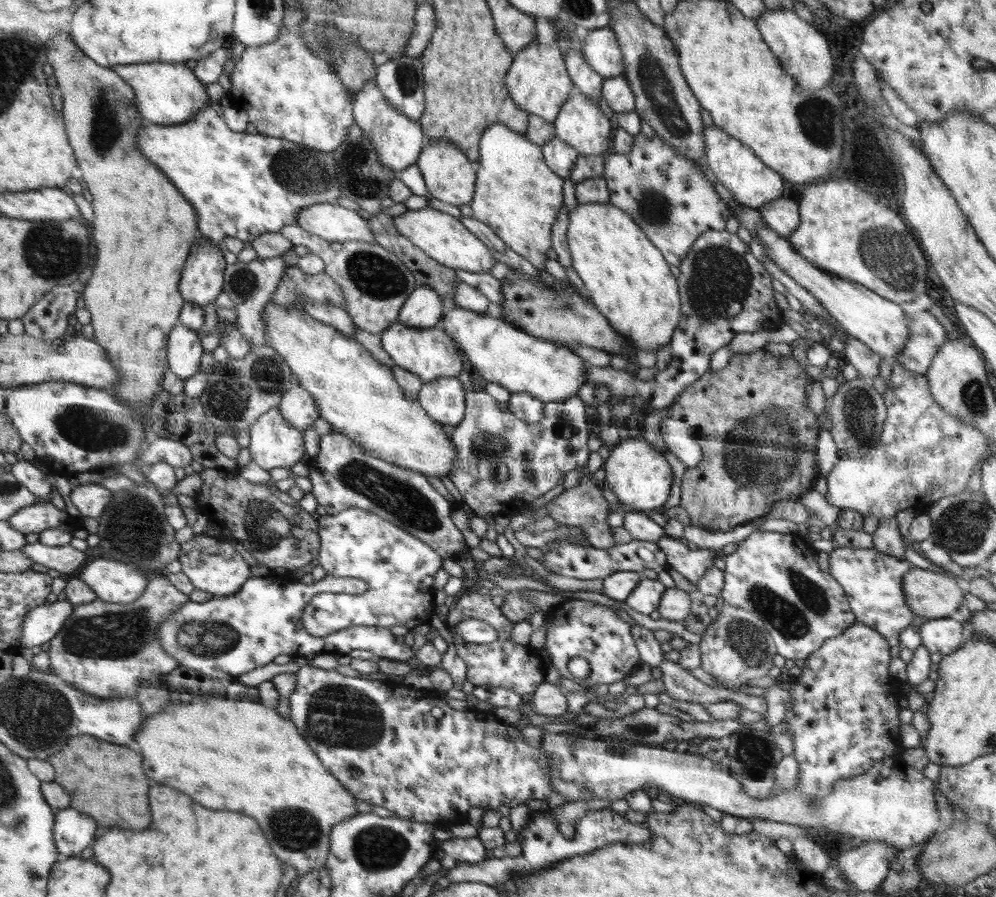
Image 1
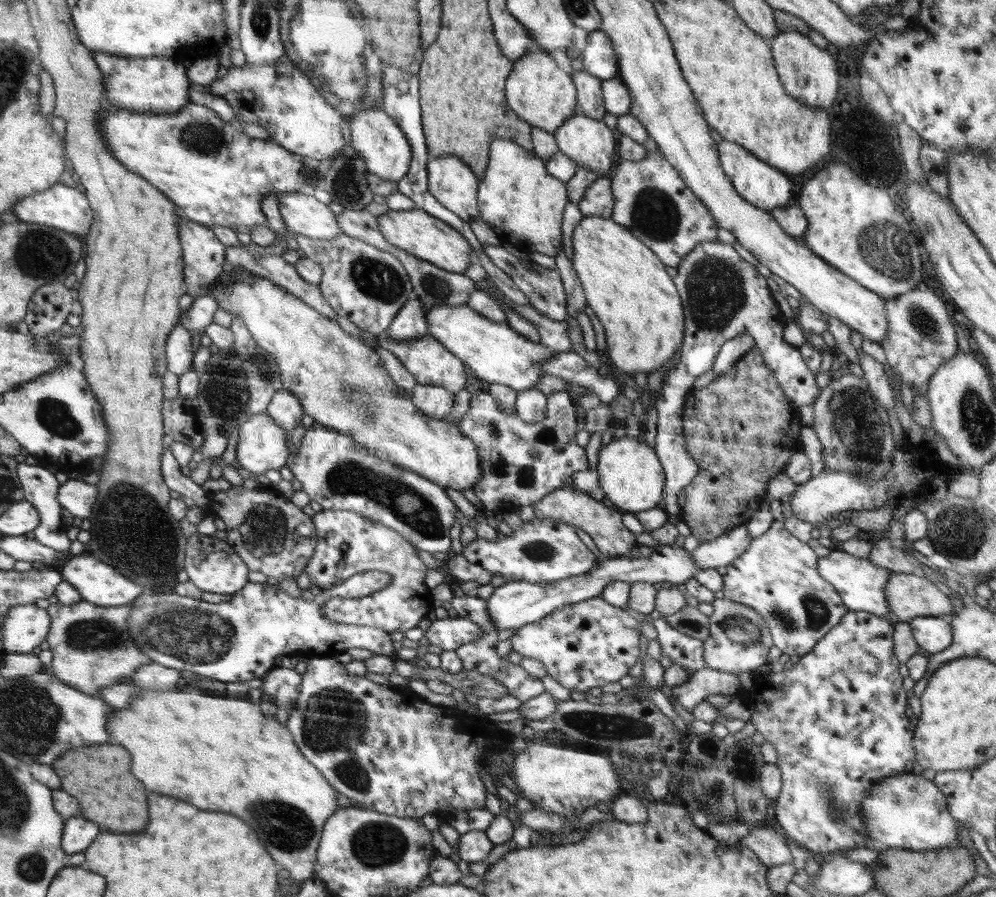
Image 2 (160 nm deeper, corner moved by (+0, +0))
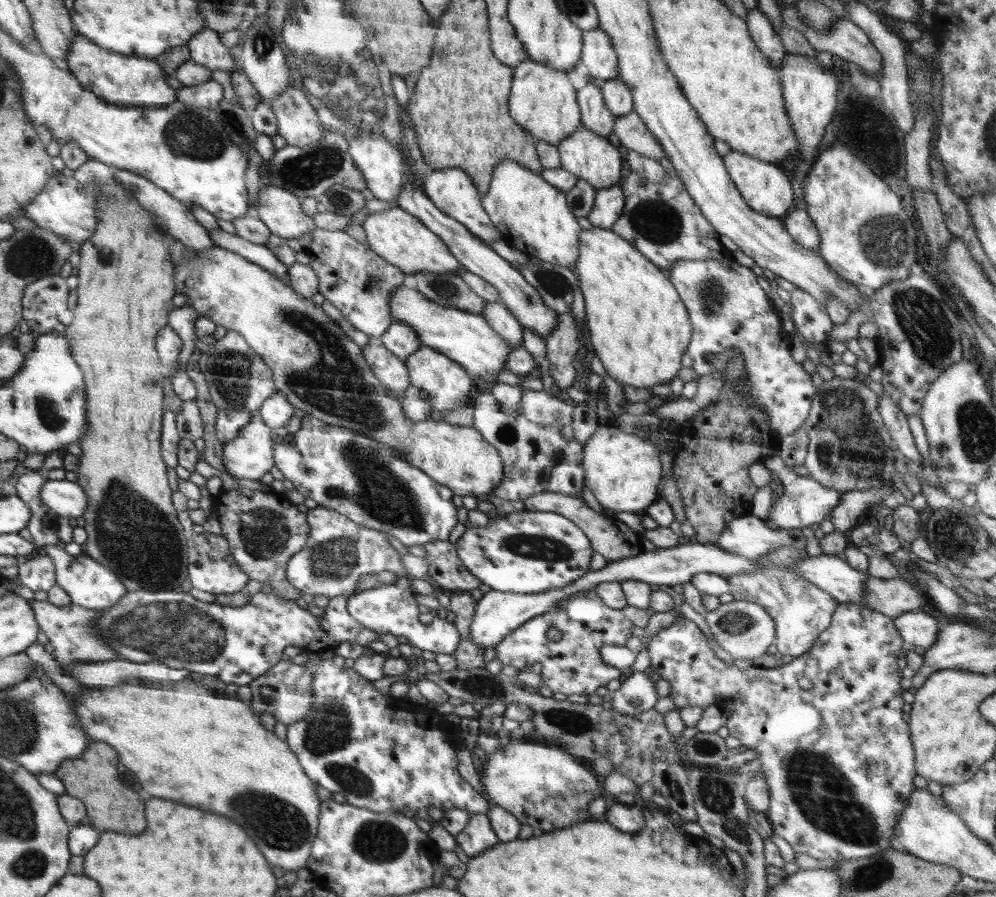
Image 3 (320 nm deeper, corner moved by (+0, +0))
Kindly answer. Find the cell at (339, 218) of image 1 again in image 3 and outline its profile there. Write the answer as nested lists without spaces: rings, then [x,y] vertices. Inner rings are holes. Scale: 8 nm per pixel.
[[[268,185],[260,187],[256,204],[251,204],[275,238],[298,238],[318,229],[310,215],[302,211],[301,199],[290,190]]]

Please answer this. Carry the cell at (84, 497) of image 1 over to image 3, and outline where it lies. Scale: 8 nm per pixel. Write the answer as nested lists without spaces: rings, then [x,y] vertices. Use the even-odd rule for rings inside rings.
[[[48,479],[41,486],[39,497],[48,508],[68,519],[82,516],[90,501],[77,482],[67,479]]]

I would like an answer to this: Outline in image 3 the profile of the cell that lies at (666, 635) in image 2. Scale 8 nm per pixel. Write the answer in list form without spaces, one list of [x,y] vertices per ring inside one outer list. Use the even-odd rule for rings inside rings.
[[[839,603],[833,612],[830,626],[818,635],[815,644],[803,655],[793,657],[791,662],[782,667],[752,666],[746,669],[738,669],[734,664],[727,664],[714,655],[714,651],[708,645],[704,633],[694,621],[686,617],[680,617],[670,626],[660,630],[658,634],[651,638],[646,647],[650,656],[650,668],[672,686],[669,697],[677,708],[681,709],[687,706],[705,708],[715,704],[718,708],[727,712],[728,722],[726,722],[726,727],[730,731],[729,736],[737,738],[743,746],[758,753],[758,759],[760,759],[759,771],[763,773],[764,782],[770,789],[770,802],[766,815],[771,822],[773,833],[778,834],[780,838],[784,838],[793,850],[800,854],[808,854],[808,856],[812,856],[818,861],[828,858],[845,861],[882,854],[890,848],[897,847],[893,840],[893,830],[899,816],[908,807],[908,795],[912,793],[912,788],[914,788],[912,780],[917,775],[914,765],[914,748],[912,741],[910,741],[909,725],[902,718],[902,714],[904,714],[904,711],[902,711],[902,705],[904,704],[902,693],[904,690],[900,687],[901,669],[896,664],[903,646],[904,642],[898,634],[892,617],[876,612],[865,605]],[[800,678],[808,678],[814,686],[810,689],[802,689],[798,683]]]

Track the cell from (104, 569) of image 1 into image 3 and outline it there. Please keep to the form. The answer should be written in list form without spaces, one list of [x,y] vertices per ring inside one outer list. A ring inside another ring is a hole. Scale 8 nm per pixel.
[[[54,544],[44,545],[41,550],[53,558],[56,585],[65,590],[72,604],[96,610],[107,609],[122,600],[124,594],[128,592],[123,581],[109,567],[88,558],[85,554],[72,556],[62,547],[54,546]]]

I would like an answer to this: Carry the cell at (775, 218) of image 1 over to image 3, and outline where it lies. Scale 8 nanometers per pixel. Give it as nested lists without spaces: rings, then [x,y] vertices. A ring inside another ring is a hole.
[[[791,209],[782,220],[788,234],[796,243],[804,246],[804,248],[812,248],[812,251],[819,251],[820,235],[807,210]]]

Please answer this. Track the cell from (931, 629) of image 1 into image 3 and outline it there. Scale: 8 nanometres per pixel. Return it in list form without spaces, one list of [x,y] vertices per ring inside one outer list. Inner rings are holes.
[[[927,610],[908,611],[900,616],[894,617],[893,621],[900,638],[904,643],[912,647],[922,646],[922,648],[927,649],[929,646],[932,646],[932,643],[936,642],[938,638],[940,630],[938,617],[932,617]]]

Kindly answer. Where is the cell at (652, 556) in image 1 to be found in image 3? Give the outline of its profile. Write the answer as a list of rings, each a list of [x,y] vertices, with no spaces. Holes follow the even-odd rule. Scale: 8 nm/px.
[[[525,508],[520,512],[491,516],[491,521],[486,526],[468,528],[455,543],[455,547],[468,572],[482,583],[494,590],[522,594],[565,588],[590,571],[594,553],[590,539],[569,518],[558,513],[529,511]]]

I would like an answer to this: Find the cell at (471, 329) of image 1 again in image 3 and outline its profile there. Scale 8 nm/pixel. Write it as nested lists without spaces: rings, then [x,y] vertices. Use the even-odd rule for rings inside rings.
[[[400,286],[392,294],[391,301],[394,322],[408,324],[408,327],[412,327],[418,333],[421,344],[448,355],[448,358],[472,371],[474,376],[495,376],[498,371],[505,369],[506,357],[514,346],[496,332],[482,315],[439,306],[420,294],[420,291],[406,286]]]

